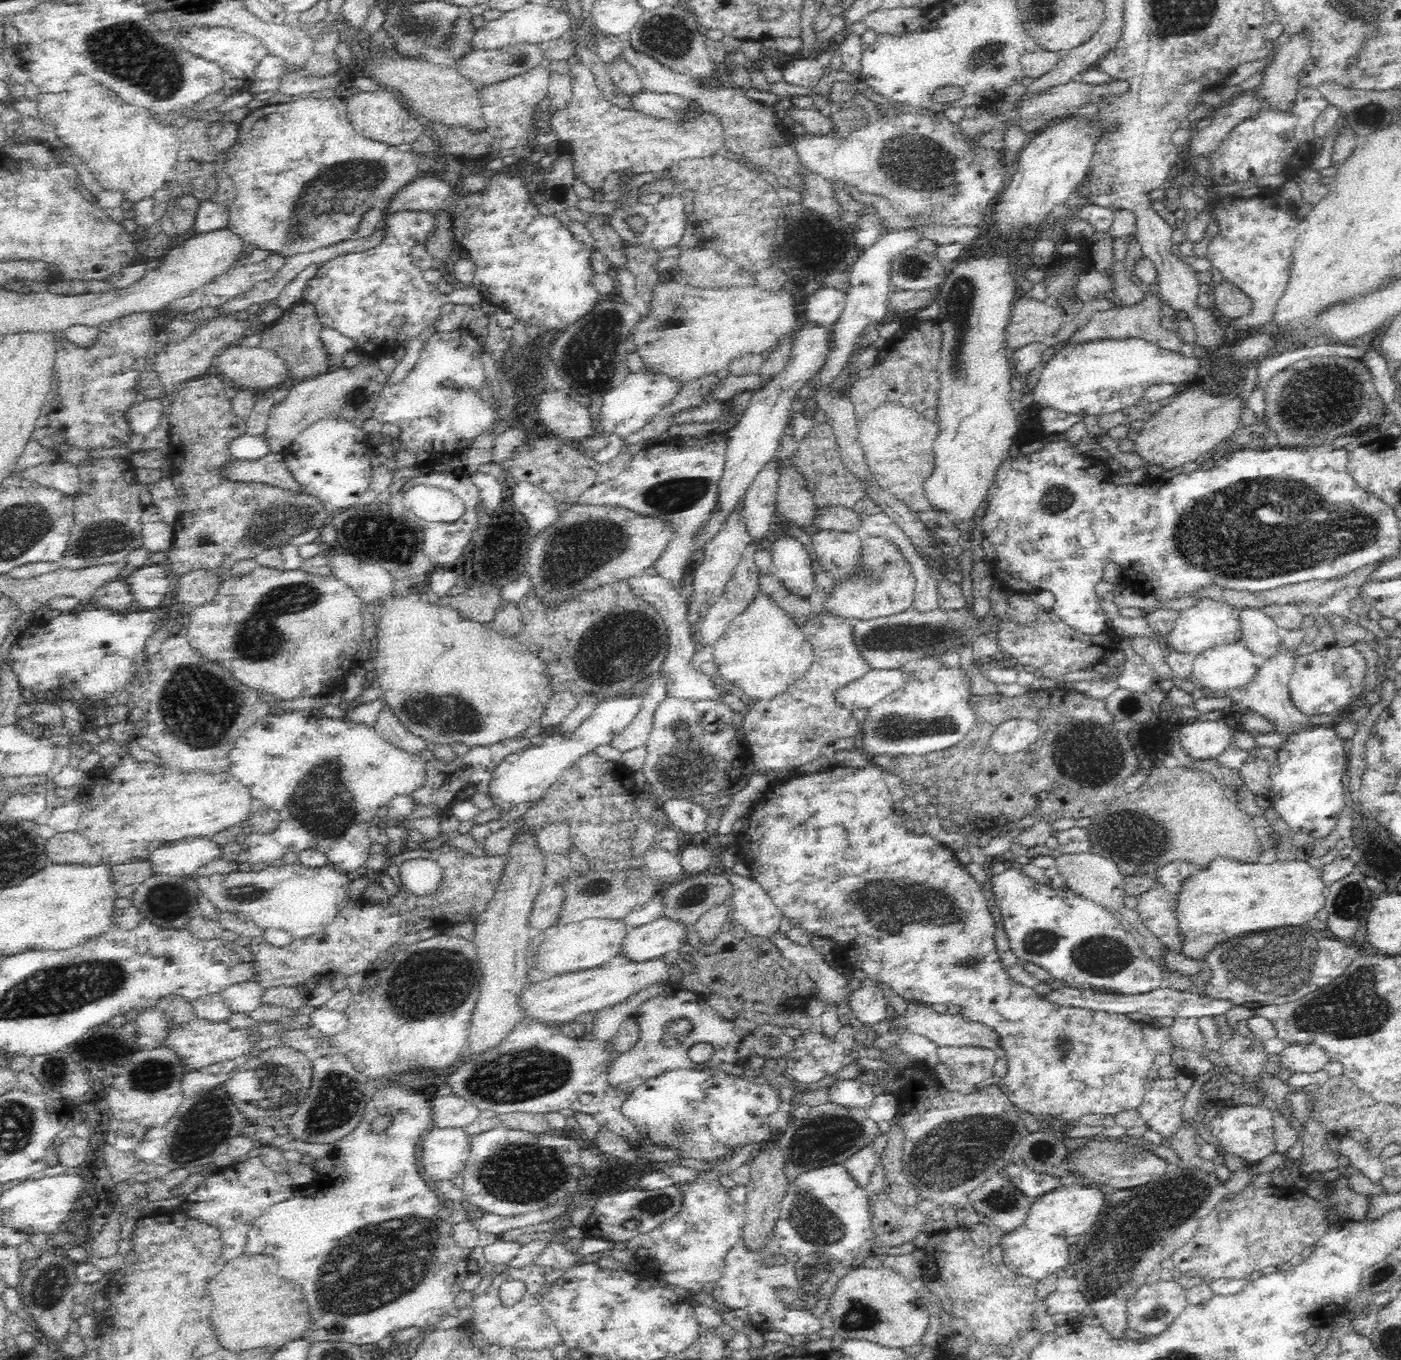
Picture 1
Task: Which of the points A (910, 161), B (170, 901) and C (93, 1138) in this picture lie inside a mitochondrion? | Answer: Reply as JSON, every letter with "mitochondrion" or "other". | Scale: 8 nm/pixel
{"A":"mitochondrion","B":"mitochondrion","C":"other"}

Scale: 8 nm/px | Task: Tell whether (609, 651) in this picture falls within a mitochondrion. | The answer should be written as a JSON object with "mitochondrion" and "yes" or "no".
{"mitochondrion":"yes"}

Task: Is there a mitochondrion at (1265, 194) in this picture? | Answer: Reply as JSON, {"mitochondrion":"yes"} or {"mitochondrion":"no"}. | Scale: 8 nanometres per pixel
{"mitochondrion":"no"}

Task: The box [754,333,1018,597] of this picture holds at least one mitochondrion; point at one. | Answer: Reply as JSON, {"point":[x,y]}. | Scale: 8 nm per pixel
{"point":[880,570]}

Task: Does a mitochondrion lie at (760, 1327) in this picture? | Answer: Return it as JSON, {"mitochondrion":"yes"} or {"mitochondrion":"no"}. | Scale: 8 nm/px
{"mitochondrion":"no"}

